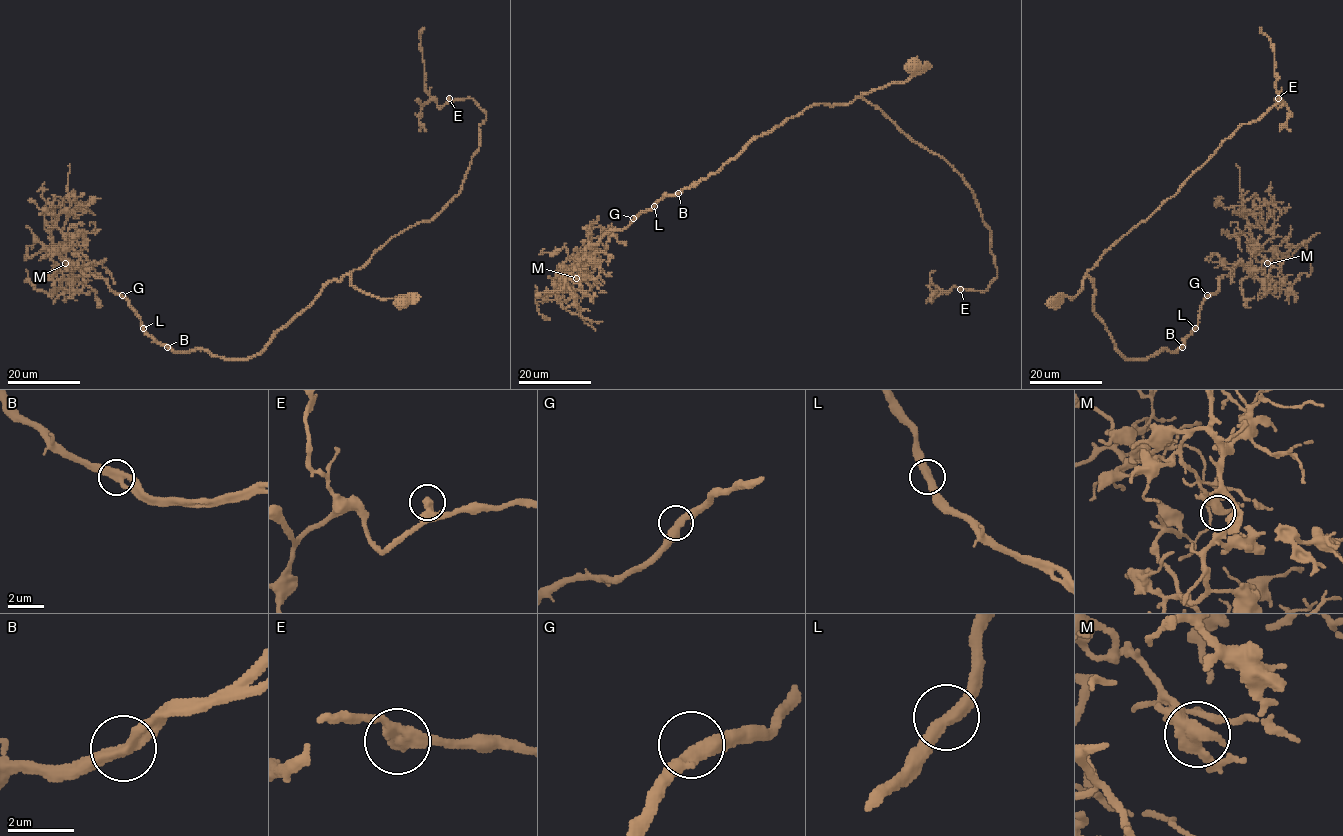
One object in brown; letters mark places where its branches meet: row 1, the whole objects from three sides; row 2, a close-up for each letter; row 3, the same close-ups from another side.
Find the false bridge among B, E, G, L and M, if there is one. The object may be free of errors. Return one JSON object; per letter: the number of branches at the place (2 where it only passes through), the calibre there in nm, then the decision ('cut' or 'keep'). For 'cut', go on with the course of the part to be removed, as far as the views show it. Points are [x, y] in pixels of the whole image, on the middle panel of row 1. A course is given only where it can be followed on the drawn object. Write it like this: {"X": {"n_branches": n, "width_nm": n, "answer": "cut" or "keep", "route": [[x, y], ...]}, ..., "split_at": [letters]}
{"B": {"n_branches": 2, "width_nm": 400, "answer": "keep"}, "E": {"n_branches": 2, "width_nm": 380, "answer": "keep"}, "G": {"n_branches": 2, "width_nm": 440, "answer": "keep"}, "L": {"n_branches": 2, "width_nm": 400, "answer": "keep"}, "M": {"n_branches": 2, "width_nm": 400, "answer": "keep"}, "split_at": []}

